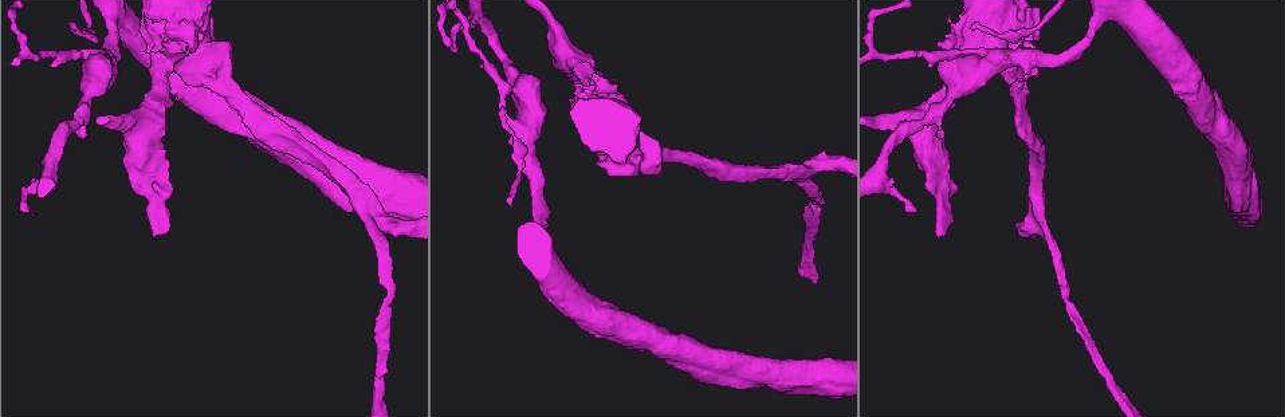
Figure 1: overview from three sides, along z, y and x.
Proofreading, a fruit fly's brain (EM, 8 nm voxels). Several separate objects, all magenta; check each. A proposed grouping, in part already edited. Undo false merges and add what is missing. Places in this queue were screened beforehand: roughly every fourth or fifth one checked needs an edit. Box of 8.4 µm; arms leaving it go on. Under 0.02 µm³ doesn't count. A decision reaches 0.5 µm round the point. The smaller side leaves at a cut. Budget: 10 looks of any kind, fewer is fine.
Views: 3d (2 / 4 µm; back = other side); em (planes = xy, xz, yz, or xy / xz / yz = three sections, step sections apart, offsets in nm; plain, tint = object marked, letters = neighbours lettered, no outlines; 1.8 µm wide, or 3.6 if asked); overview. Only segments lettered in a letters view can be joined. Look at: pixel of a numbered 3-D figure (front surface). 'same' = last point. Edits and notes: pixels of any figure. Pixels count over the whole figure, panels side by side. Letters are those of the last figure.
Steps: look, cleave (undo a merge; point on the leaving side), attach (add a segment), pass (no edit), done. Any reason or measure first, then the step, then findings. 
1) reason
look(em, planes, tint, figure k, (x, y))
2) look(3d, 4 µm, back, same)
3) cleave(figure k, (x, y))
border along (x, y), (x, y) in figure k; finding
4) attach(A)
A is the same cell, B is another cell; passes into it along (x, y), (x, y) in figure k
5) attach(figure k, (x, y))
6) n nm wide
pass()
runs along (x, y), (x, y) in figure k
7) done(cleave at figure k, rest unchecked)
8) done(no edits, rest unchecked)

looks like a crossing
look(em, planes, letters, figure 1, (1017, 57))

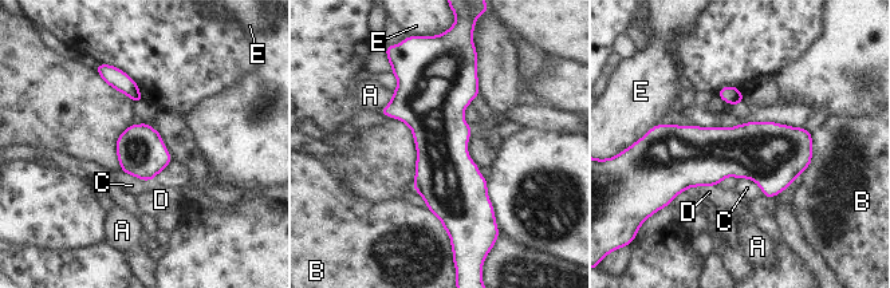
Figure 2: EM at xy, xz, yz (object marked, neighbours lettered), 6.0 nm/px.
pass()
A, B, C, D and E are other cells; all the same neuron

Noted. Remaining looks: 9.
stops while still wide
look(em, 3.6 µm, planes, letters, figure 1, (594, 76))

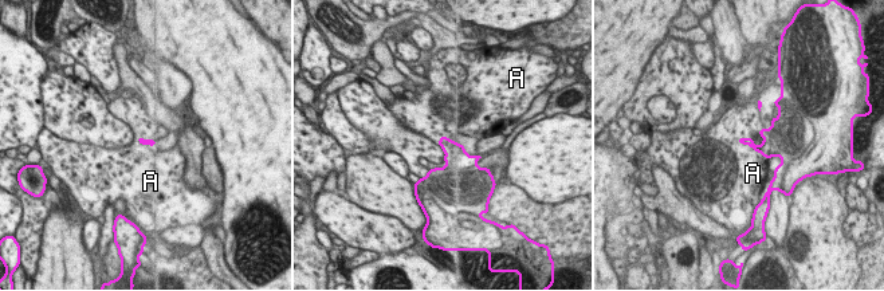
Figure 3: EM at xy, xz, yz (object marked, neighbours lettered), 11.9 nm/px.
pass()
A is another cell; border along (737, 140), (750, 145), (767, 158) in figure 3; no lettered segment goes on from it

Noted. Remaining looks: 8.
branch stops here
look(3d, 4 µm, figure 1, (937, 236))

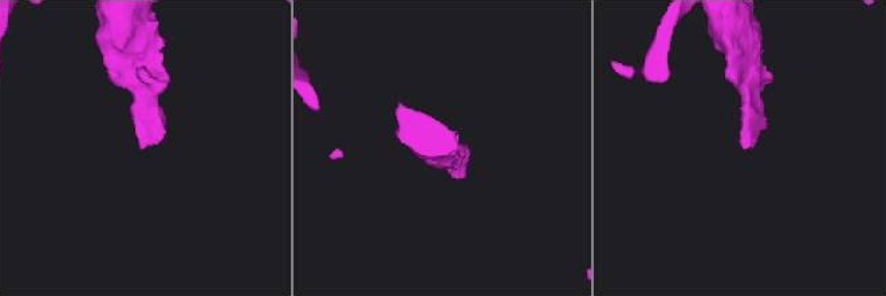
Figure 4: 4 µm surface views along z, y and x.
look(em, planes, letters, figure 4, (142, 146))

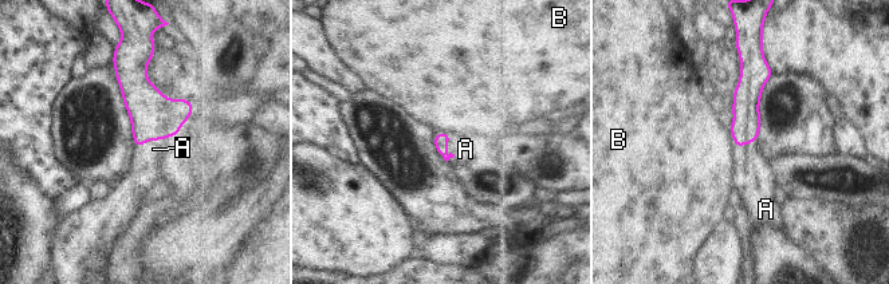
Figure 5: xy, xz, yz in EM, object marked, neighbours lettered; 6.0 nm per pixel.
attach(A)
A is the same cell, B is another cell; passes into it along (146, 106), (156, 139), (153, 149) in figure 5; it goes on there

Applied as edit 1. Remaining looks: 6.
an open end
look(3d, 4 µm, back, figure 1, (83, 134))

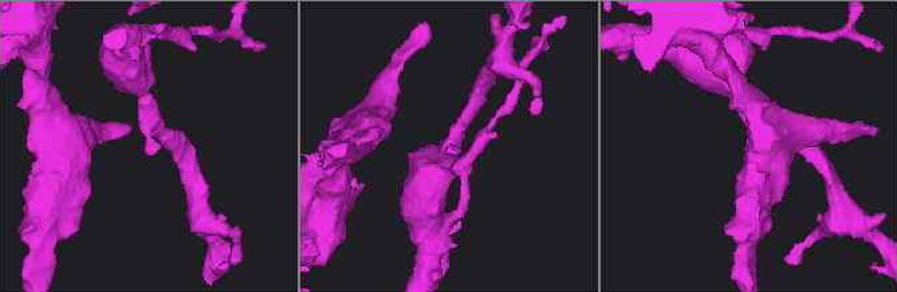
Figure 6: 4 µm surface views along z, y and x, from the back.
arms of 220, 220 nm
look(em, yz, step 16, tint, figure 6, (150, 153))

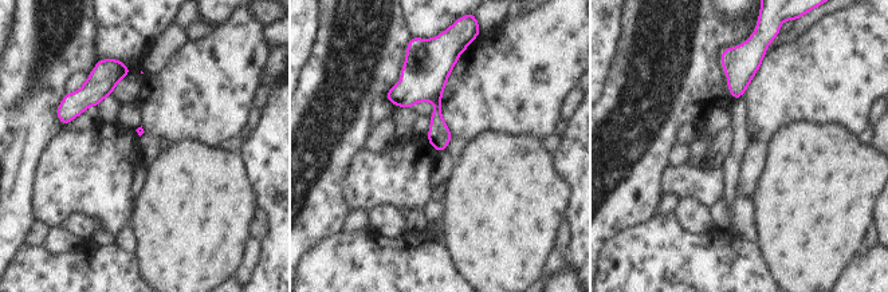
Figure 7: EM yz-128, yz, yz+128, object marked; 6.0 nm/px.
look(em, planes, letters, same)

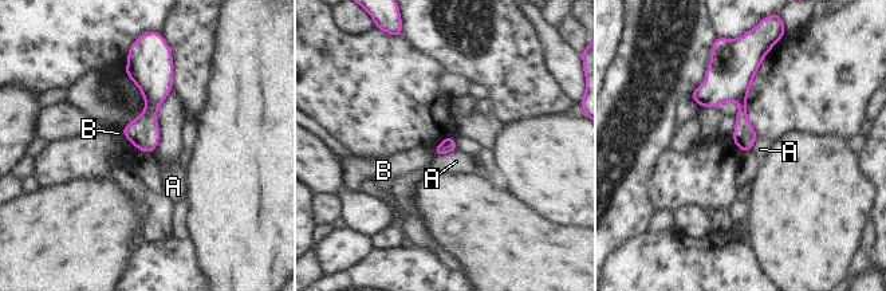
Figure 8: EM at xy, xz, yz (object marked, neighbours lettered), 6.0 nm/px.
A touches over 150 nm
pass()
A and B are other cells; none of them fits

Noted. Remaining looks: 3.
done(attach at figure 5, rest unchecked)

